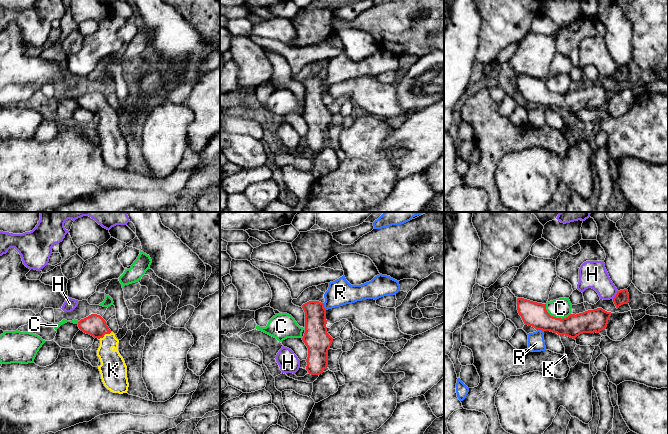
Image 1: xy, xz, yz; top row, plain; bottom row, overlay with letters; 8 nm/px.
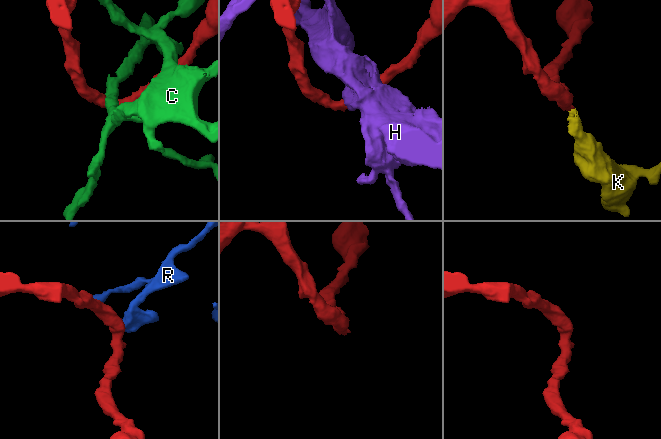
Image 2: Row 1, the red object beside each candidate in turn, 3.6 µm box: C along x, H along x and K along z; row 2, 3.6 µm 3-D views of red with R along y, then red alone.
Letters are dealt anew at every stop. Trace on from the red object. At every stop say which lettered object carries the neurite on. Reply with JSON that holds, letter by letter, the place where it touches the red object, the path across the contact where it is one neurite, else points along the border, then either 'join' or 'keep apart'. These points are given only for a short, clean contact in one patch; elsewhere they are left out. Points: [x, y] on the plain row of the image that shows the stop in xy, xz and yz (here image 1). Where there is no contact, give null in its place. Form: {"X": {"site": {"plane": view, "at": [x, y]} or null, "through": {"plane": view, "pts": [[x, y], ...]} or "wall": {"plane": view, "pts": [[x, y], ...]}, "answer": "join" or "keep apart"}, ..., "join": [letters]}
{"C": {"site": {"plane": "yz", "at": [555, 93]}, "answer": "keep apart"}, "H": {"site": {"plane": "yz", "at": [616, 71]}, "answer": "keep apart"}, "K": {"site": {"plane": "xy", "at": [105, 109]}, "through": {"plane": "xy", "pts": [[94, 101], [105, 109], [106, 130], [112, 139]]}, "answer": "join"}, "R": {"site": {"plane": "xz", "at": [323, 82]}, "wall": {"plane": "xz", "pts": [[323, 79], [326, 85]]}, "answer": "keep apart"}, "join": ["K"]}

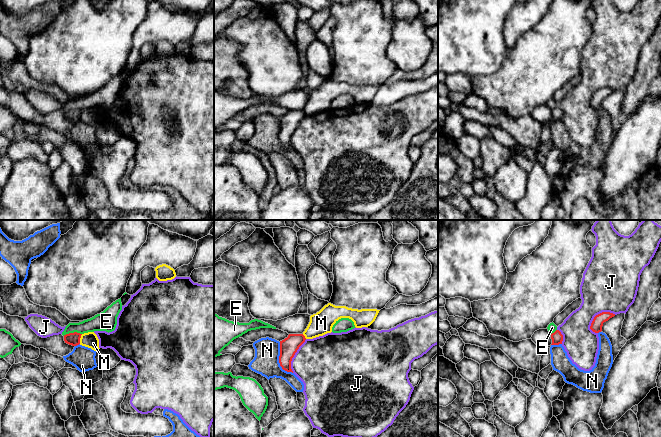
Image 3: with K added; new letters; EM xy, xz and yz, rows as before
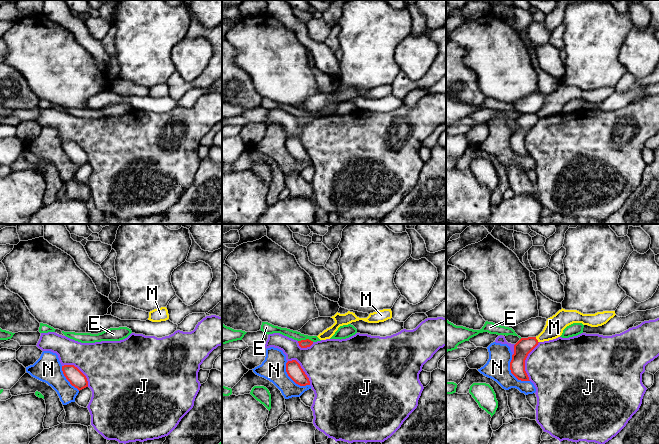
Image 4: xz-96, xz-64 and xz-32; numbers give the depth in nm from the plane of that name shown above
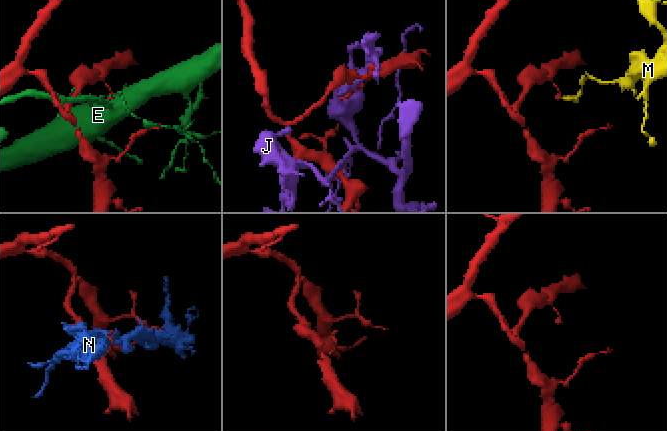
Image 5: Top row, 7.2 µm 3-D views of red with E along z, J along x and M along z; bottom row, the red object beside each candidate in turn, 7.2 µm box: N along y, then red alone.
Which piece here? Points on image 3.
{"E": {"site": {"plane": "xy", "at": [72, 109]}, "answer": "keep apart"}, "J": {"site": {"plane": "yz", "at": [600, 89]}, "answer": "keep apart"}, "M": {"site": {"plane": "xy", "at": [79, 115]}, "wall": {"plane": "xy", "pts": [[82, 110], [79, 119]]}, "answer": "keep apart"}, "N": {"site": {"plane": "xz", "at": [279, 136]}, "answer": "keep apart"}, "join": []}

